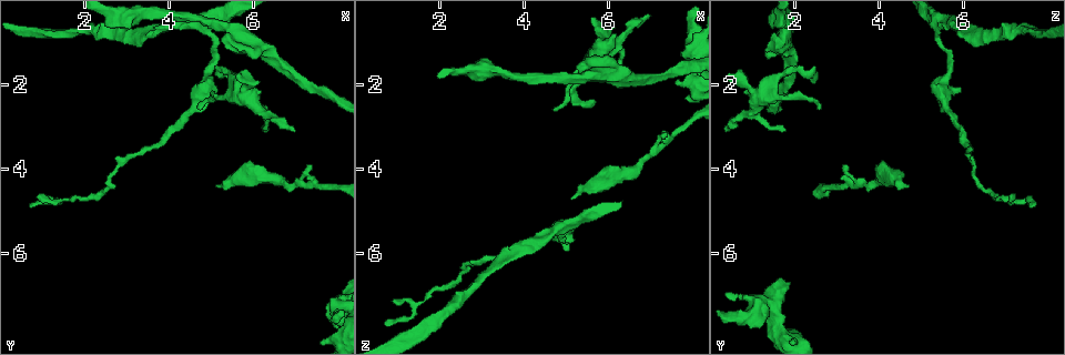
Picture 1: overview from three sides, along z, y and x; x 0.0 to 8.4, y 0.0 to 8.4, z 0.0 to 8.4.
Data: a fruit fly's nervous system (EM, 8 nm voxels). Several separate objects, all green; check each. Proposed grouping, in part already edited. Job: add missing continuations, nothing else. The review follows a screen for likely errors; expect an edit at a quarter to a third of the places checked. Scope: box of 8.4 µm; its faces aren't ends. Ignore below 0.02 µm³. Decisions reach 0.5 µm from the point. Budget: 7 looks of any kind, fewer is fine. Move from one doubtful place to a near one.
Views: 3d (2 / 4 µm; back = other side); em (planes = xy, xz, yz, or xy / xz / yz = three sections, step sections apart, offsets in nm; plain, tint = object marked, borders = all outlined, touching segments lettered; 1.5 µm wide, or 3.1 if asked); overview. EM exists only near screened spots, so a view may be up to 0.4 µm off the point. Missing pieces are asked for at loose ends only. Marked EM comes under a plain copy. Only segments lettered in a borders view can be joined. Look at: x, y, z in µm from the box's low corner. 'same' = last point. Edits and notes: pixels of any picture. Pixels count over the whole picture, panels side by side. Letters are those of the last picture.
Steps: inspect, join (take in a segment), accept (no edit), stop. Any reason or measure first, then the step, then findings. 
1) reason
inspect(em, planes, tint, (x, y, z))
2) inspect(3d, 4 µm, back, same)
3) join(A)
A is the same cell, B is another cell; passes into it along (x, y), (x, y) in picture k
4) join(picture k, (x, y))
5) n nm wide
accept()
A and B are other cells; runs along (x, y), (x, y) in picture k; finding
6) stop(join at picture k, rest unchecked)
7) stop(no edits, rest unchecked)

branch stops here
inspect(3d, 4 µm, (7.35, 3.90, 3.10))

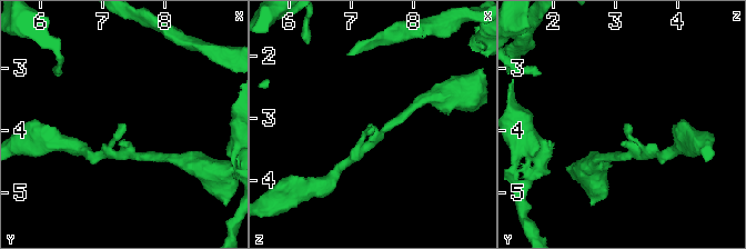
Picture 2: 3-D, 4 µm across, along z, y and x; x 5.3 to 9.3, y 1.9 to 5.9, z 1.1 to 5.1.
now the EM
inspect(em, yz, step 4, tint, (7.35, 3.90, 3.15))

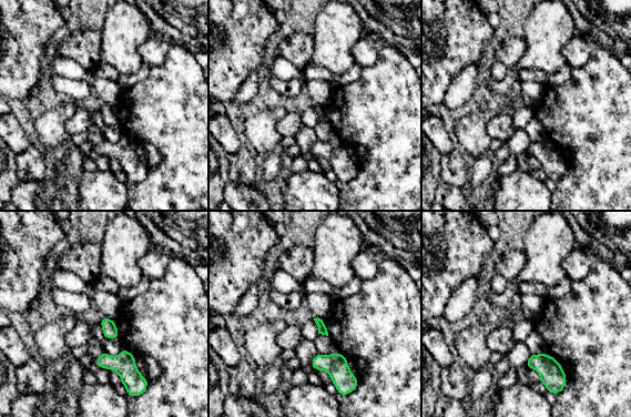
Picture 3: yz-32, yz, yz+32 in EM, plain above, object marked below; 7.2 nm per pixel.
inspect(em, yz, step 4, borders, same)

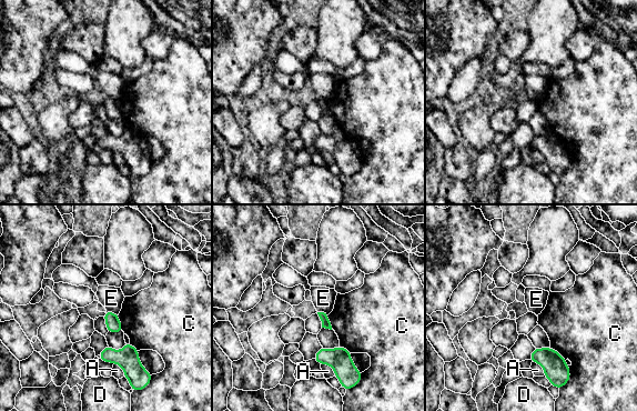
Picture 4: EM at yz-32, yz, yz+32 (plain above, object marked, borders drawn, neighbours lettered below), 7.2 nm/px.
accept()
A, C, D and E are other cells; border along (107, 310), (118, 314) in picture 4; no lettered segment goes on from it

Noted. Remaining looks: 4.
thin end
inspect(em, xy, step 4, tint, (6.30, 3.10, 1.80))

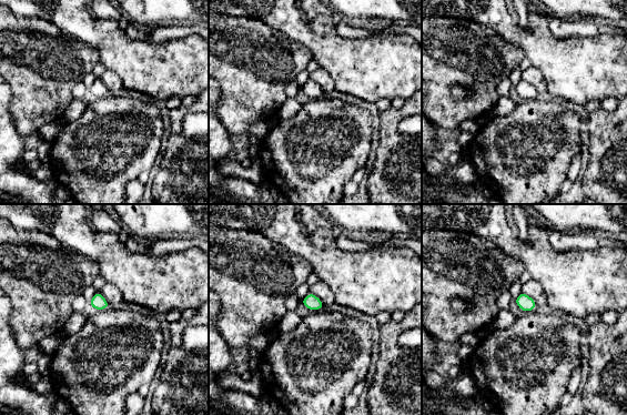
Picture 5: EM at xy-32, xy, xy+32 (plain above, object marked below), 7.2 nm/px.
inspect(em, planes, borders, same)

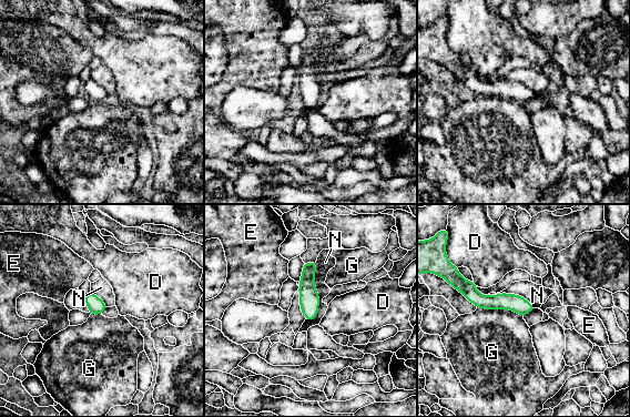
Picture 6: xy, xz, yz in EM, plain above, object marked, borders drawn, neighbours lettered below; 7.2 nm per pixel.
120 nm wide
accept()
D, E, G and N are other cells; no lettered segment goes on from it

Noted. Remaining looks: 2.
thin end
inspect(3d, 2 µm, back, (4.70, 2.55, 2.60))

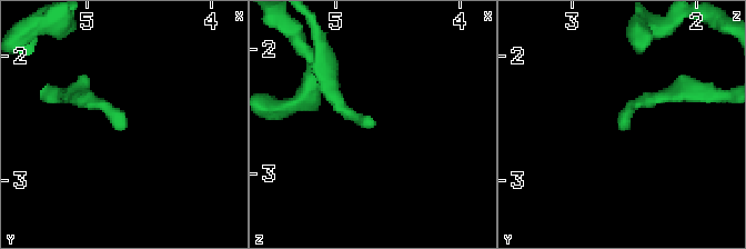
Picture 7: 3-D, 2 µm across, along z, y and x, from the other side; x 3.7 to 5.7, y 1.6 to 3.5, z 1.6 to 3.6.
inspect(em, xy, step 8, borders, (4.68, 2.56, 2.62))

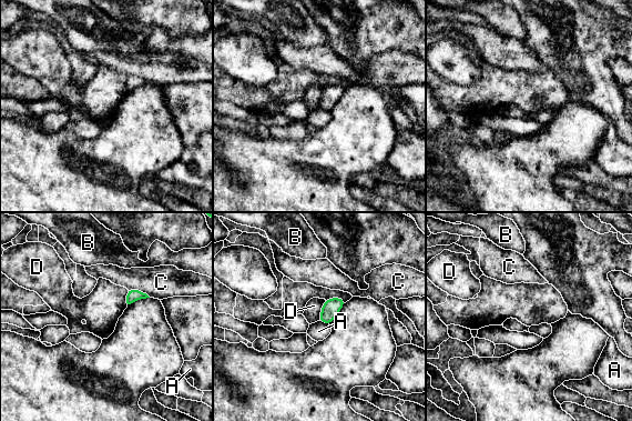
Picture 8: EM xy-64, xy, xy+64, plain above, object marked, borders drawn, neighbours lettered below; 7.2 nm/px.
accept()
A, B, C and D are other cells; border along (325, 300), (318, 320) in picture 8; no lettered segment goes on from it

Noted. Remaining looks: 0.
stop(no edits, rest unchecked)

